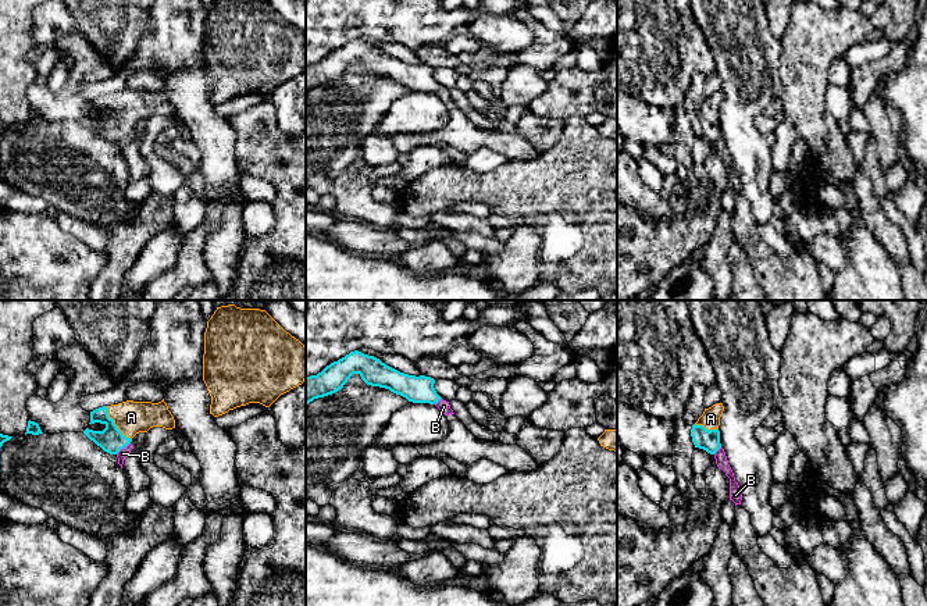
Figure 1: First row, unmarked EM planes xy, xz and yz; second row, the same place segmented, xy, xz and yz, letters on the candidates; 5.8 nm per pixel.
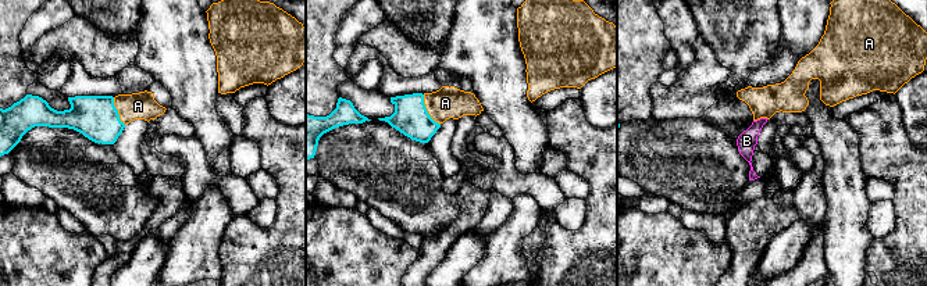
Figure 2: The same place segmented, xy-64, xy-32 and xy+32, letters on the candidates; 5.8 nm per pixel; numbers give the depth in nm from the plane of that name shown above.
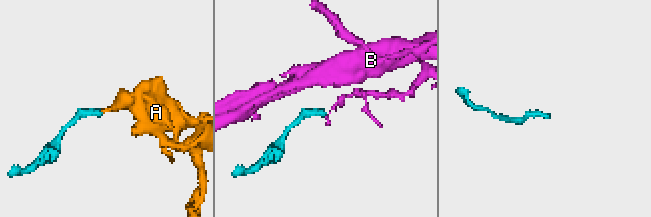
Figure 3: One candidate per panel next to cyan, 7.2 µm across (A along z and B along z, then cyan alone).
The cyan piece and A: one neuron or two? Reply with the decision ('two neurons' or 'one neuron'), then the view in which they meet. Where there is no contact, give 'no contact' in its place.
one neuron; meets cyan in xy

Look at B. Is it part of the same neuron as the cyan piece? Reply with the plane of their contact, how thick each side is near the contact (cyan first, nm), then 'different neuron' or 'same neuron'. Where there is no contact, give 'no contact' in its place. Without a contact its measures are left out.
xy | 150/60 nm | different neuron

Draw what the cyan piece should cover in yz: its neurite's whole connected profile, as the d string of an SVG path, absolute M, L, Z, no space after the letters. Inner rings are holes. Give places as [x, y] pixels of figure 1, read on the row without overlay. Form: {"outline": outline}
{"outline": "M723 92L705 97L691 118L695 136L703 138L710 143L714 143L721 136L719 114L723 100Z"}

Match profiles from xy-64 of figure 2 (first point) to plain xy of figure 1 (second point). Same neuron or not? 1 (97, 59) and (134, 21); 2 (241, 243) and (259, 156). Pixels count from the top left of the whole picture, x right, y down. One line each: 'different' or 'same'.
1: different
2: same

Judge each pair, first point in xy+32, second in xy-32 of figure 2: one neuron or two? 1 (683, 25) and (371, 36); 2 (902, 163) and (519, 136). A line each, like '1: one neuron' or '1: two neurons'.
1: two neurons
2: two neurons

